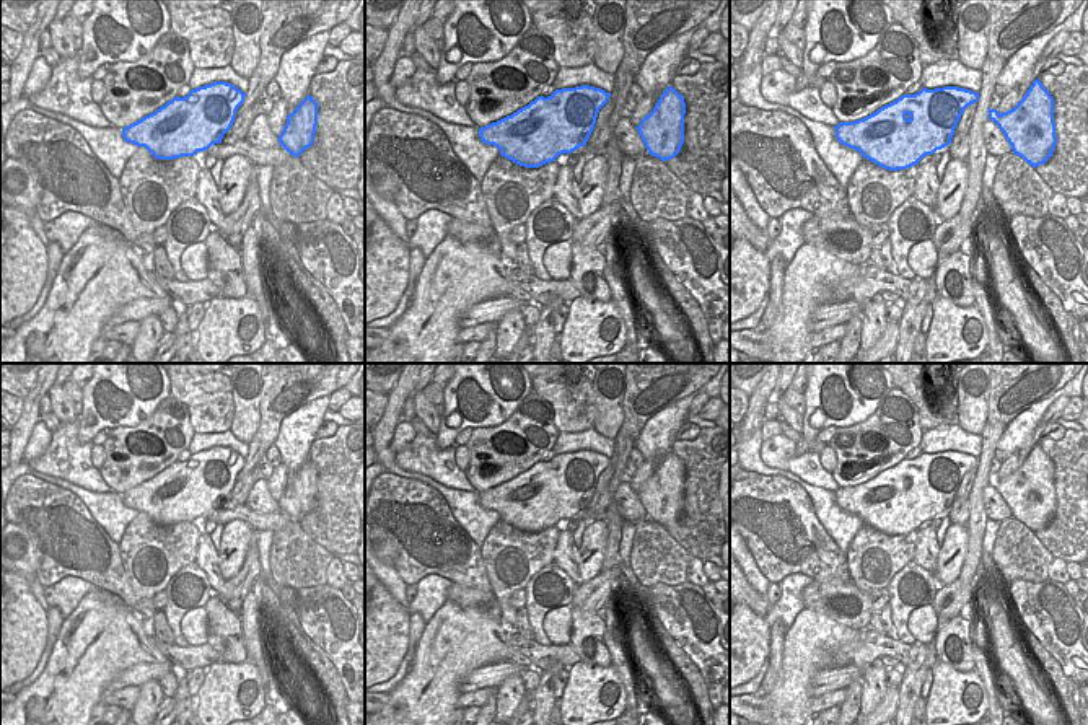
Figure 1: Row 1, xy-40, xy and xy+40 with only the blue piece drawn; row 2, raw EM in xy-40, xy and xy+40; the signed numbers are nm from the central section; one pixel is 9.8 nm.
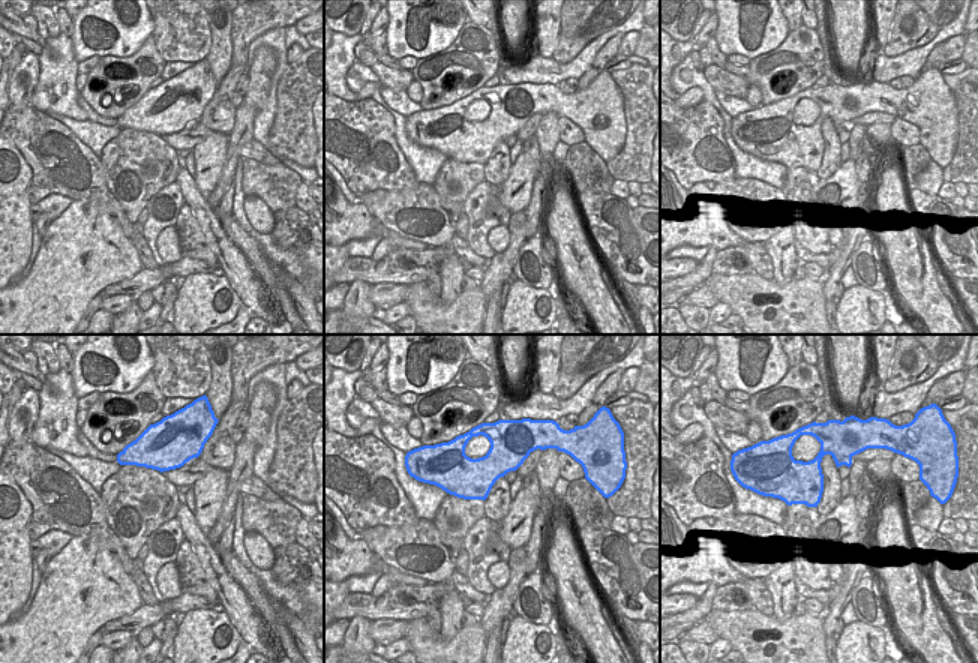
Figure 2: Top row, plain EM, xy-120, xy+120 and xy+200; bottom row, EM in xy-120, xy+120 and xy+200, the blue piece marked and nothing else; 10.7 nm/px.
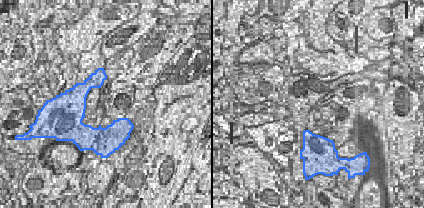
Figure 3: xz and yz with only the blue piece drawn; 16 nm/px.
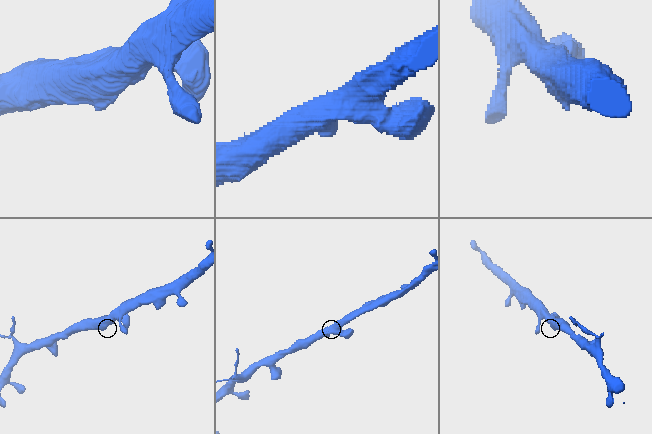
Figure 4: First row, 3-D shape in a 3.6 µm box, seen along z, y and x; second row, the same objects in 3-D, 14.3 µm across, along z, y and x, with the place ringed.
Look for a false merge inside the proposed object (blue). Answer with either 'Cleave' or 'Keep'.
Keep

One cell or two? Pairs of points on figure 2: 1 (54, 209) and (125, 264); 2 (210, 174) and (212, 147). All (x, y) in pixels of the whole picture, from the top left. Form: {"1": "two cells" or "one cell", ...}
{"1": "two cells", "2": "one cell"}

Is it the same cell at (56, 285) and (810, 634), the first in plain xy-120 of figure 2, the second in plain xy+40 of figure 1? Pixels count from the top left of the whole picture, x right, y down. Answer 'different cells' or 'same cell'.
same cell

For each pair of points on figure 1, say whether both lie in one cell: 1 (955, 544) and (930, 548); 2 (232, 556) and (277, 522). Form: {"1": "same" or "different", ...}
{"1": "different", "2": "different"}

